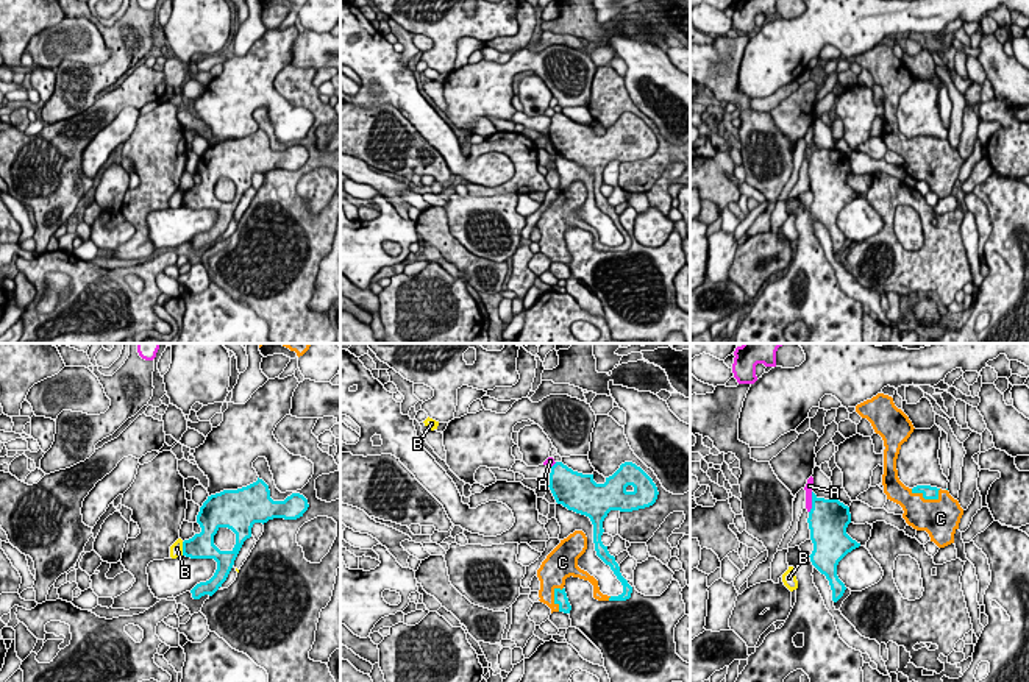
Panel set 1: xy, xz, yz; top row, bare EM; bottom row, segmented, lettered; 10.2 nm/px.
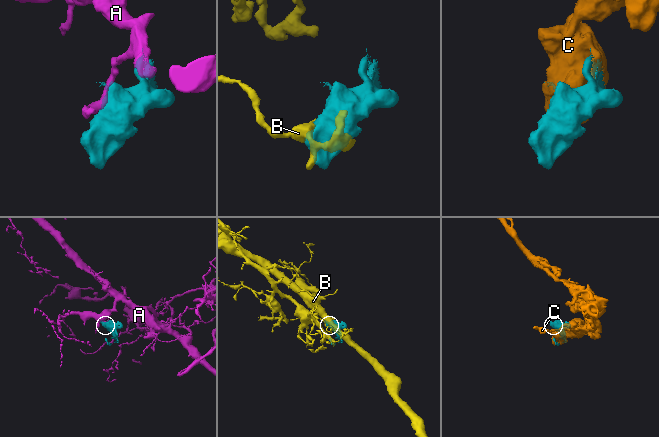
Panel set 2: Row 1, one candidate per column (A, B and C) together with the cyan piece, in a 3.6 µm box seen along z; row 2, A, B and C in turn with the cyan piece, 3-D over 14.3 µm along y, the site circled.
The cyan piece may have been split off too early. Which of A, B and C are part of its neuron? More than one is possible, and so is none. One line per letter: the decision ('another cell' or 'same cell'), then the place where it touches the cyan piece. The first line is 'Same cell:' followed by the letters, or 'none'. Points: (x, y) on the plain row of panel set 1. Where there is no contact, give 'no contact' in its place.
Same cell: C
A: another cell; meets cyan in yz at (812, 153)
B: another cell; meets cyan in xy at (183, 198)
C: same cell; meets cyan in yz at (928, 149)

